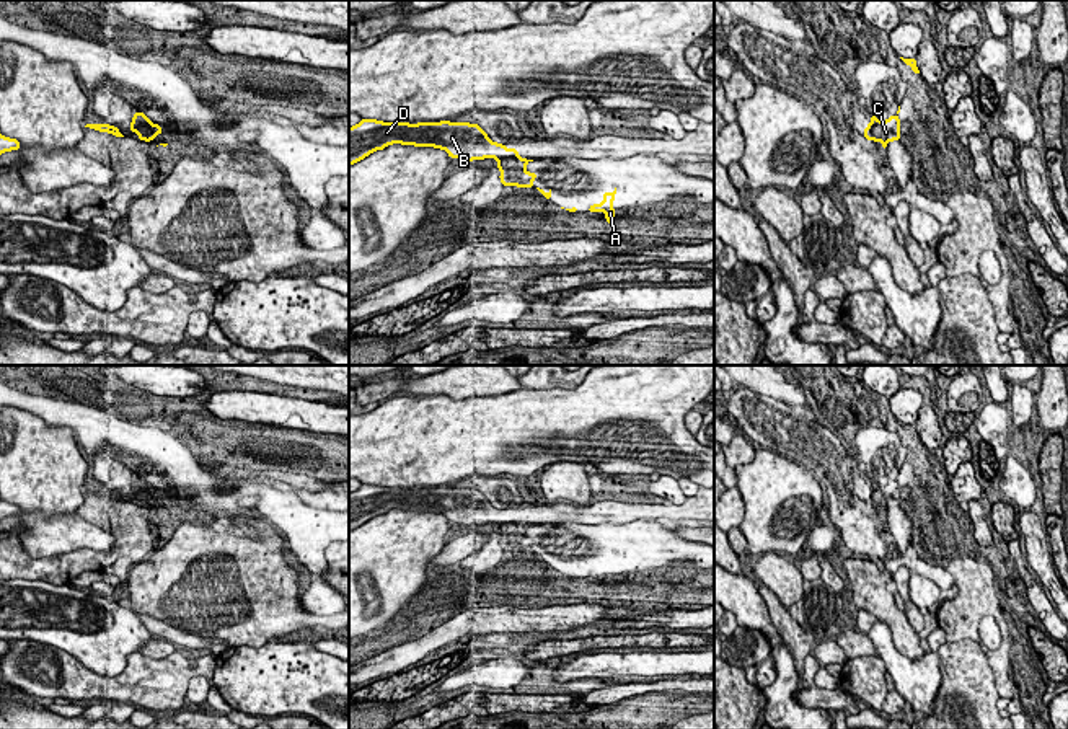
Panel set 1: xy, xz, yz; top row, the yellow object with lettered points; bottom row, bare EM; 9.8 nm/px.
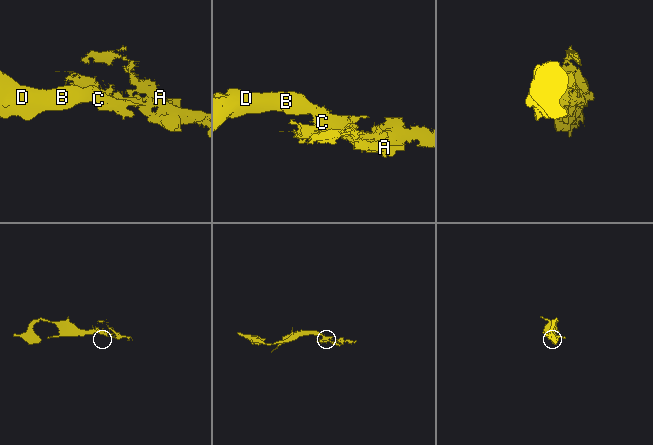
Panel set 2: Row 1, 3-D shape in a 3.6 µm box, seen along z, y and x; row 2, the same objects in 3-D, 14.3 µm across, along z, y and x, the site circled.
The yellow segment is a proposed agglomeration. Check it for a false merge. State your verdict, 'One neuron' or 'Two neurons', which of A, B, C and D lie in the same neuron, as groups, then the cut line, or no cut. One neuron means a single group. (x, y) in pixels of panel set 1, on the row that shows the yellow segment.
Two neurons. Groups: A C / B D. Split along xz (519, 157), (501, 157), (498, 160)

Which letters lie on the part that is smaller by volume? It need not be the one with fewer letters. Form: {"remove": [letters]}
{"remove": ["A", "C"]}

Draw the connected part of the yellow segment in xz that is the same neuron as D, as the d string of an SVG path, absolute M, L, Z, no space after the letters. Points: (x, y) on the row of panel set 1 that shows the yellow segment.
M360 119L349 127L349 166L391 144L442 148L450 158L520 158L517 148L492 142L478 124L468 122L383 122Z

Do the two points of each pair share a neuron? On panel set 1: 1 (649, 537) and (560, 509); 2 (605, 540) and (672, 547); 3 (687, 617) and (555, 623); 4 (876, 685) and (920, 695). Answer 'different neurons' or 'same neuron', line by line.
1: different neurons
2: same neuron
3: different neurons
4: different neurons

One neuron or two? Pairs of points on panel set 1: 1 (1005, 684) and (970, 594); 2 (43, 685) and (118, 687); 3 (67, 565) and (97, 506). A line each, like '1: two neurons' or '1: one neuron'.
1: one neuron
2: one neuron
3: one neuron

